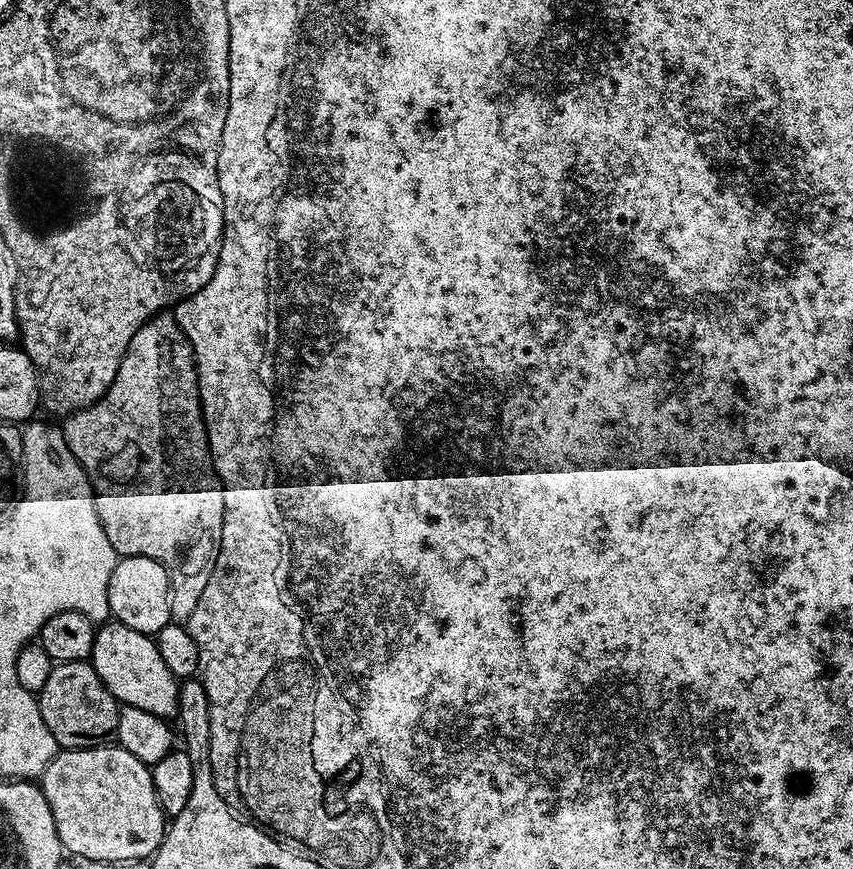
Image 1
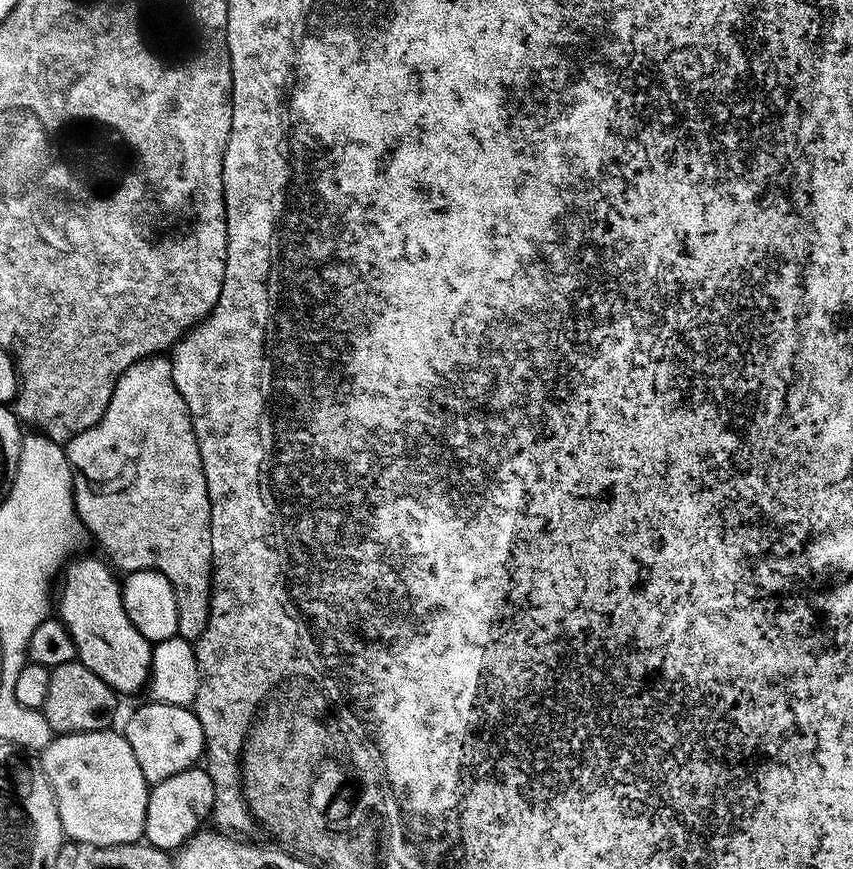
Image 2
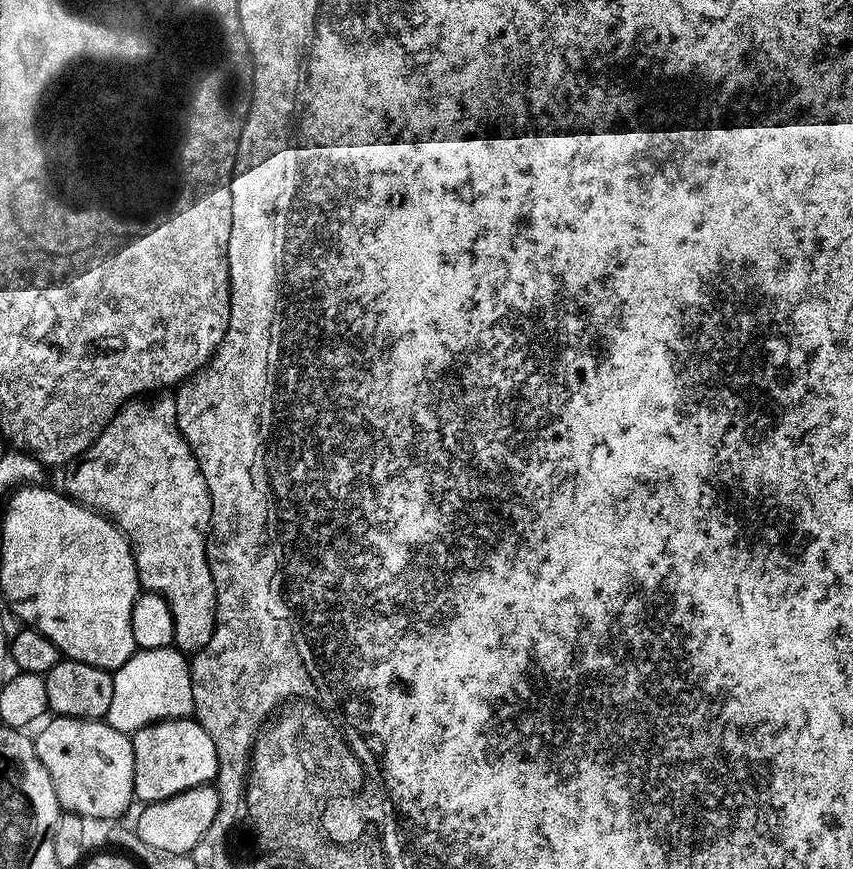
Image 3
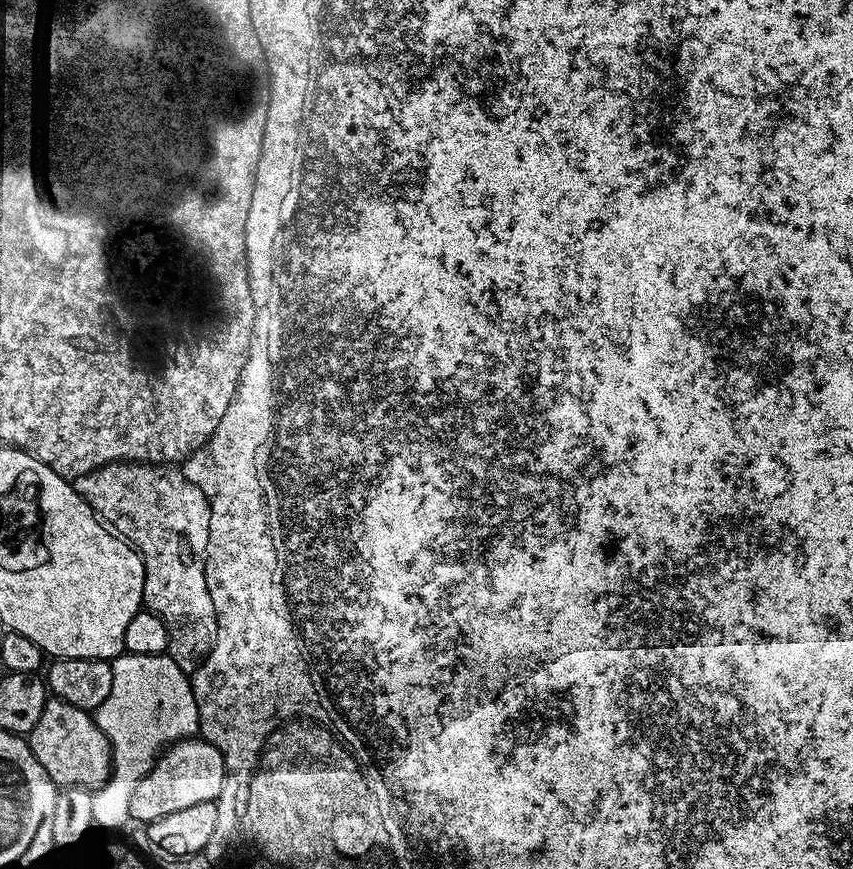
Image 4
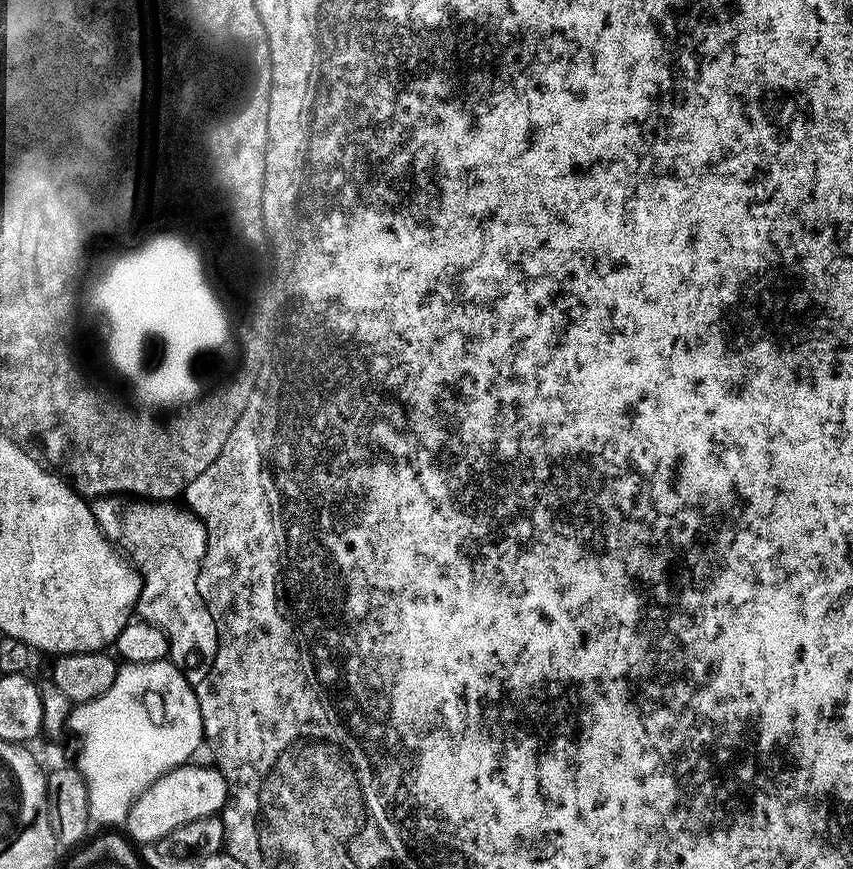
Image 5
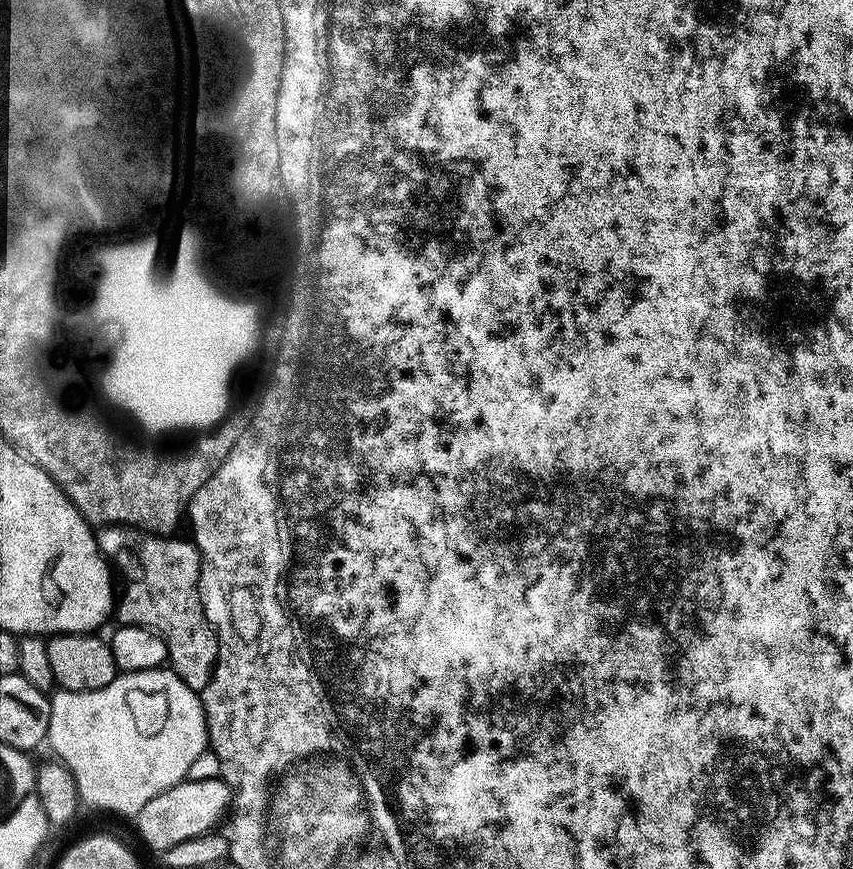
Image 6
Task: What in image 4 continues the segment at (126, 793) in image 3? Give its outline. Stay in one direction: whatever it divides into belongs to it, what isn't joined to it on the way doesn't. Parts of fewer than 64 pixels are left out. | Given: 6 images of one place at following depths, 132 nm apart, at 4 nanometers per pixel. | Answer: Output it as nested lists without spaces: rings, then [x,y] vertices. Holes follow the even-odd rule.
[[[55,698],[45,700],[42,718],[38,718],[26,739],[42,770],[46,770],[48,777],[58,786],[72,785],[95,790],[112,771],[112,745],[96,725],[93,713],[70,706],[70,702]]]

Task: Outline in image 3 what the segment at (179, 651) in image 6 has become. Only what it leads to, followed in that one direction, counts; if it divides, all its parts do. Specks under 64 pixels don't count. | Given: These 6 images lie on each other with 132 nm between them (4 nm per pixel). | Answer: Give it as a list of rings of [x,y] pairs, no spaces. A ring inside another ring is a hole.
[[[175,399],[156,400],[153,404],[140,403],[144,402],[132,402],[121,408],[116,417],[102,430],[100,437],[82,455],[77,456],[71,464],[67,465],[65,472],[68,473],[64,476],[62,488],[77,504],[82,504],[85,508],[100,513],[101,516],[111,520],[124,533],[124,536],[128,539],[128,545],[132,547],[141,589],[146,592],[156,592],[170,606],[172,621],[174,622],[172,644],[180,652],[195,654],[204,649],[206,642],[210,642],[216,625],[216,583],[210,574],[210,566],[208,565],[208,526],[212,523],[212,503],[208,493],[208,480],[202,478],[199,459],[190,450],[186,438],[180,433],[180,428],[176,424]]]

